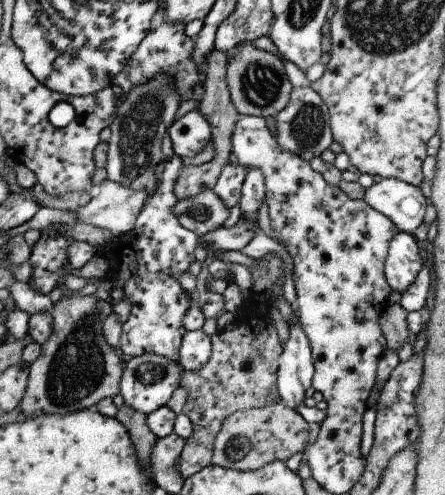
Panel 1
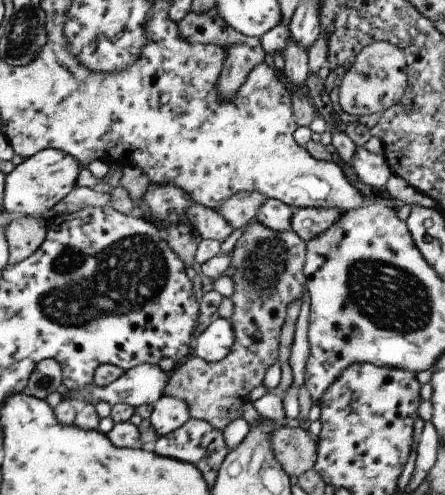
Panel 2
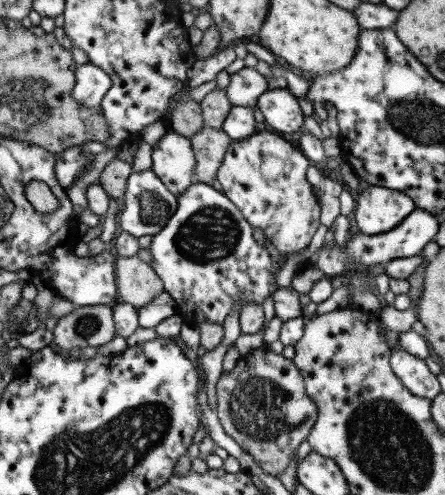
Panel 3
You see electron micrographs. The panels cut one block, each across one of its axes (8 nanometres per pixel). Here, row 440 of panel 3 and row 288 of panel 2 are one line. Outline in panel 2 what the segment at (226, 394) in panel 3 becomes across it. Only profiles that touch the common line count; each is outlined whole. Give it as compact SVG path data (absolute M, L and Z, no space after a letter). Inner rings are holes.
M255 222L243 232L235 246L237 248L231 258L231 264L237 268L237 274L231 278L235 282L235 294L231 298L237 306L231 318L237 332L233 354L219 364L211 364L197 356L191 358L171 374L171 382L165 392L165 396L187 402L191 406L193 420L207 420L223 432L231 422L245 416L245 406L251 404L251 390L265 384L269 370L277 364L287 306L295 298L301 298L307 282L307 276L303 276L305 244L297 232L283 234Z

